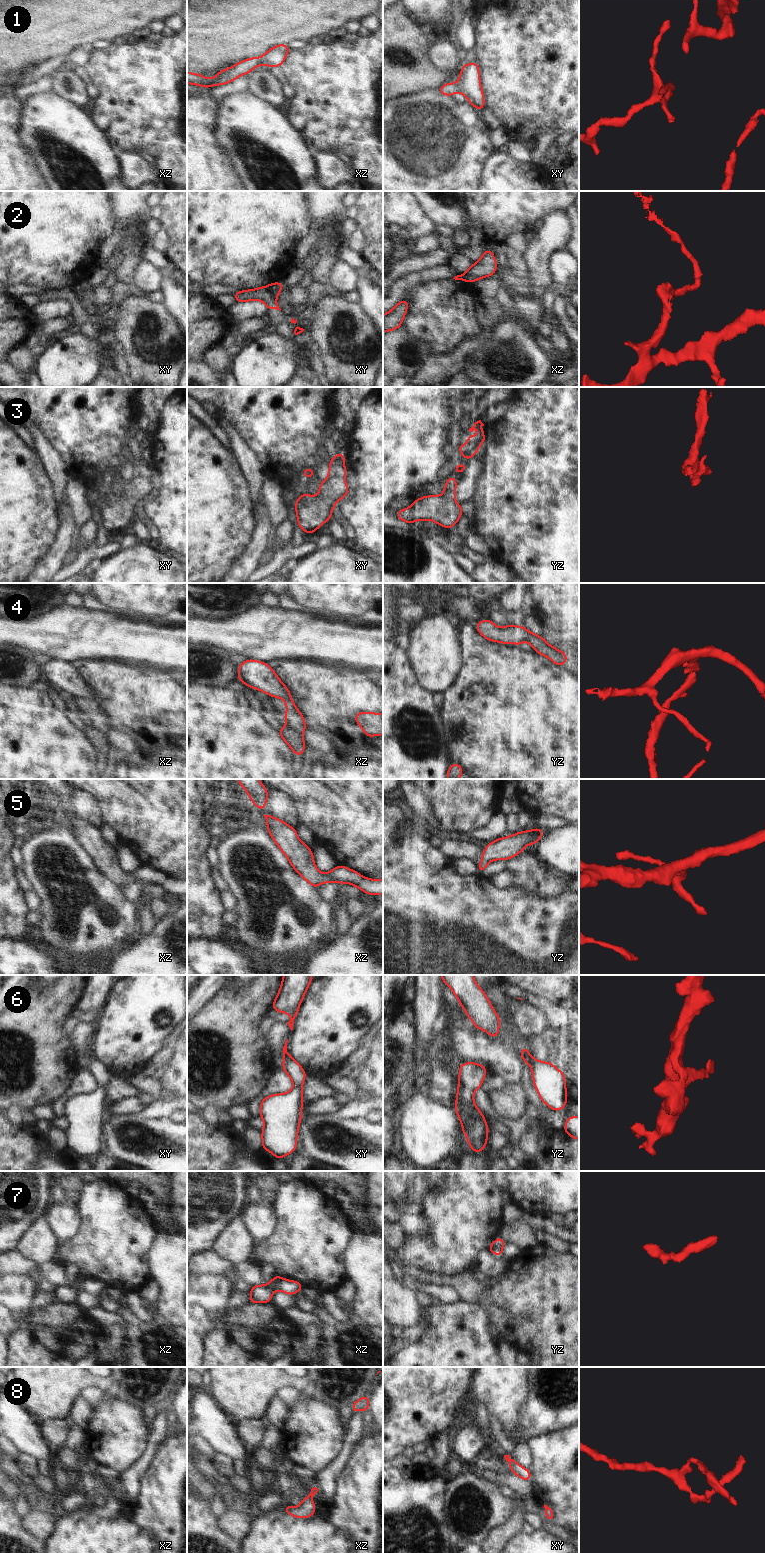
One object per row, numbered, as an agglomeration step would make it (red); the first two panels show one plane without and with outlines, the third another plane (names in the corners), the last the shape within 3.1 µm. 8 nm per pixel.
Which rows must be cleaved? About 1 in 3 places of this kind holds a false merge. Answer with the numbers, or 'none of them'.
2, 7

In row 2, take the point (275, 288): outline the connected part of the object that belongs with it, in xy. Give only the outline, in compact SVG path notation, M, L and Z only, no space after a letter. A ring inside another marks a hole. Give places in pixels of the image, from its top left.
M274 282L273 284L268 284L267 288L272 294L274 298L278 297L280 295L281 288L285 285L282 282Z

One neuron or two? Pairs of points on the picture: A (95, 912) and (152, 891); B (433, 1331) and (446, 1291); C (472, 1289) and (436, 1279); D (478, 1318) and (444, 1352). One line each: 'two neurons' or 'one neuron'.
A: two neurons
B: two neurons
C: one neuron
D: one neuron

